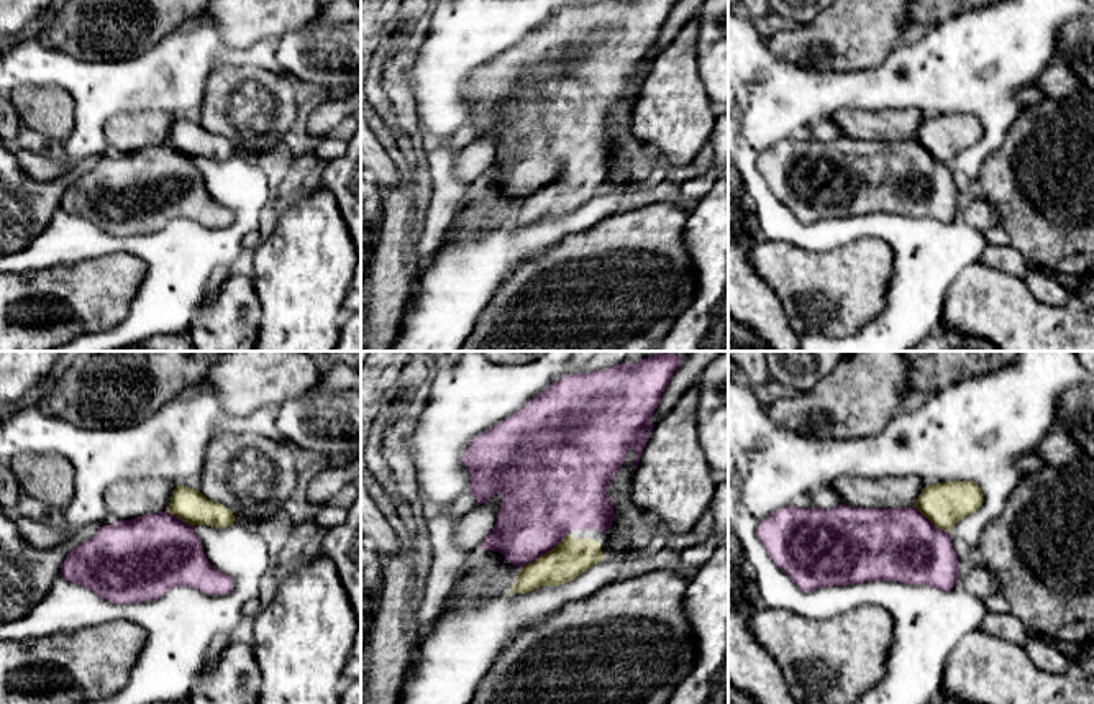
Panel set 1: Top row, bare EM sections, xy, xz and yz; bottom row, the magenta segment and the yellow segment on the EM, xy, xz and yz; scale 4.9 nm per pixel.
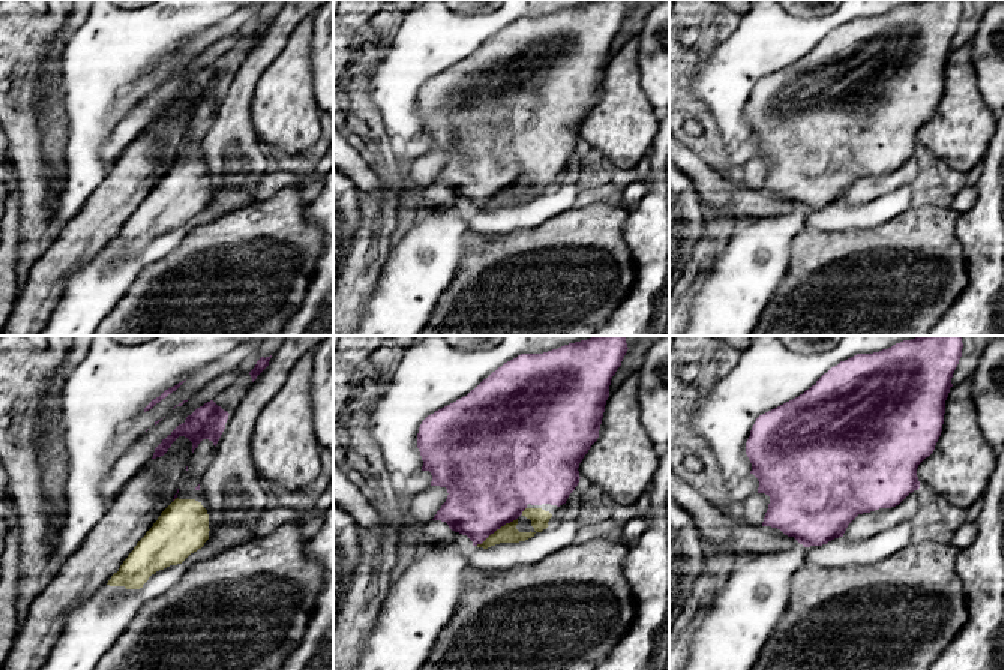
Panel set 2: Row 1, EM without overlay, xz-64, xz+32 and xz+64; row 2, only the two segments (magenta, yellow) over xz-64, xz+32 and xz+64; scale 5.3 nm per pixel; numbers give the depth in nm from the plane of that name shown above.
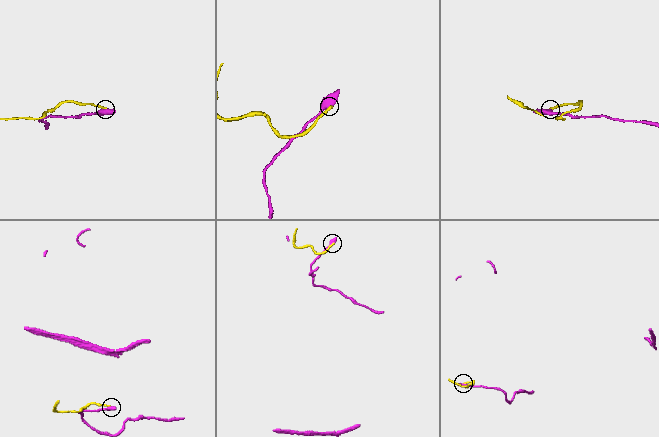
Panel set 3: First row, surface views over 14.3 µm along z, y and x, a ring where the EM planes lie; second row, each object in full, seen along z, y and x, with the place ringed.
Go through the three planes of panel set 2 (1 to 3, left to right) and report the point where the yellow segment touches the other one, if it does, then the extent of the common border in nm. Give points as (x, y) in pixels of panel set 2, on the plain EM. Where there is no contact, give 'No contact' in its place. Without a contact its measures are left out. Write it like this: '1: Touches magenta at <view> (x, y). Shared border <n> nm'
1: Touches magenta at xz-64 (174, 162). Shared border 40 nm
2: Touches magenta at xz+32 (495, 194). Shared border 260 nm
3: No contact

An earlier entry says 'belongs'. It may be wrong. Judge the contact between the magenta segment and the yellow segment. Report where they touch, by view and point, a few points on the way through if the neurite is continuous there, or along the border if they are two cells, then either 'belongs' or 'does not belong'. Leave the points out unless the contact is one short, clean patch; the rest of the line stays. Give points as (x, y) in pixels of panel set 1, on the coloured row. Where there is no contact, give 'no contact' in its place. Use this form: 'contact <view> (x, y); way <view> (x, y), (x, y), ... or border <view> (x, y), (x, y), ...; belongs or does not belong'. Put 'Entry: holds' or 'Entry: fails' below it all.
contact xz (543, 553); way xz (542, 502), (543, 553), (571, 557); belongs
Entry: holds

